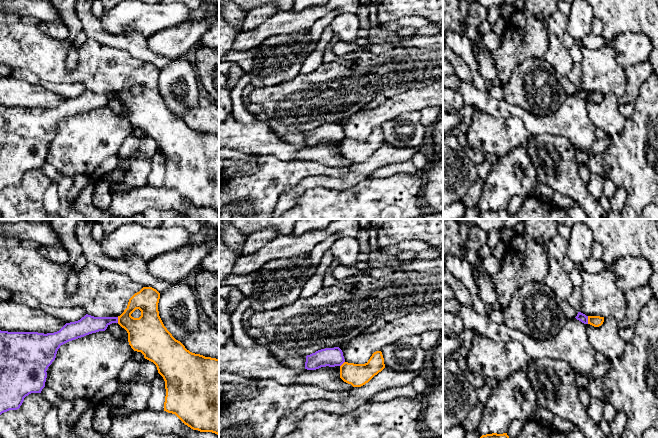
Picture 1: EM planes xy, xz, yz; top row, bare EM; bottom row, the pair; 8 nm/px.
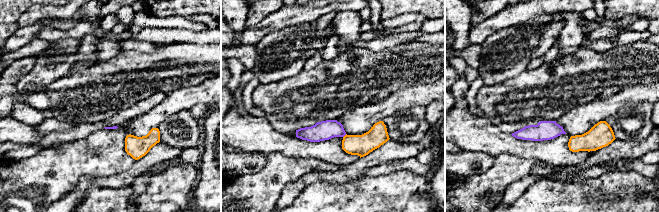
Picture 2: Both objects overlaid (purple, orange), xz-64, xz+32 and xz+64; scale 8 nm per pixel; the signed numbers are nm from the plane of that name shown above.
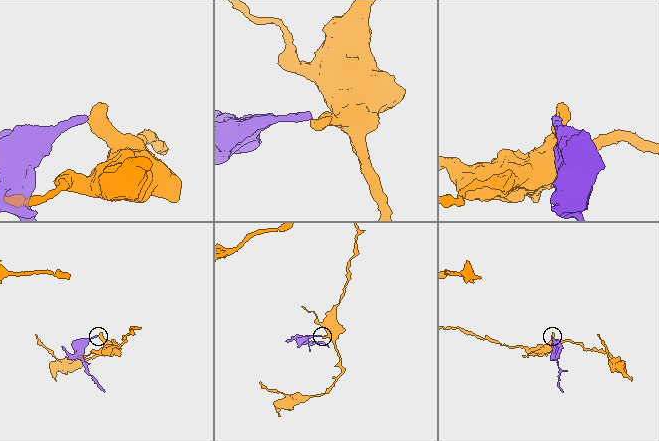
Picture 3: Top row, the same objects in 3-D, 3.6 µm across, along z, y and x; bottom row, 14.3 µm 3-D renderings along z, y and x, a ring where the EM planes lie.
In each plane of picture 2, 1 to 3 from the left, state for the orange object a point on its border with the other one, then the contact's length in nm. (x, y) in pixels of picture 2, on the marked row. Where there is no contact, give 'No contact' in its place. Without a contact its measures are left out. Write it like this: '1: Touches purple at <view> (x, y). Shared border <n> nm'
1: No contact
2: Touches purple at xz+32 (344, 135). Shared border 40 nm
3: No contact

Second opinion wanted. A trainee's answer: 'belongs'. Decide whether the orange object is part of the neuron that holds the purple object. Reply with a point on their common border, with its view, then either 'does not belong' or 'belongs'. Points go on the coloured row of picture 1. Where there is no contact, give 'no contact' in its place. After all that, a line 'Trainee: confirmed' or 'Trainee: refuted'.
yz (587, 320) | does not belong
Trainee: refuted

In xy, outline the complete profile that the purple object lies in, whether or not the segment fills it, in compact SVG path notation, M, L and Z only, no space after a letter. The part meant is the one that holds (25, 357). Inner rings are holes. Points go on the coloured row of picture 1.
M86 314L80 320L66 323L54 333L8 332L0 330L0 415L17 410L31 393L41 393L45 387L47 369L56 358L61 345L86 335L105 331L118 317L94 317Z

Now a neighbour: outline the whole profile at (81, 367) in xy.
M122 327L121 332L119 337L115 337L108 331L99 331L61 345L55 360L46 371L45 386L63 399L72 401L80 398L92 399L104 383L118 377L124 363L131 358L133 349L128 342L128 333Z

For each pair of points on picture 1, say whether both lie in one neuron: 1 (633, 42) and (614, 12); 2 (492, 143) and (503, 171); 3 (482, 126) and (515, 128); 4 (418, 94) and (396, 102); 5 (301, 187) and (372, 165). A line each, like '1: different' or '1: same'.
1: different
2: different
3: same
4: same
5: same

